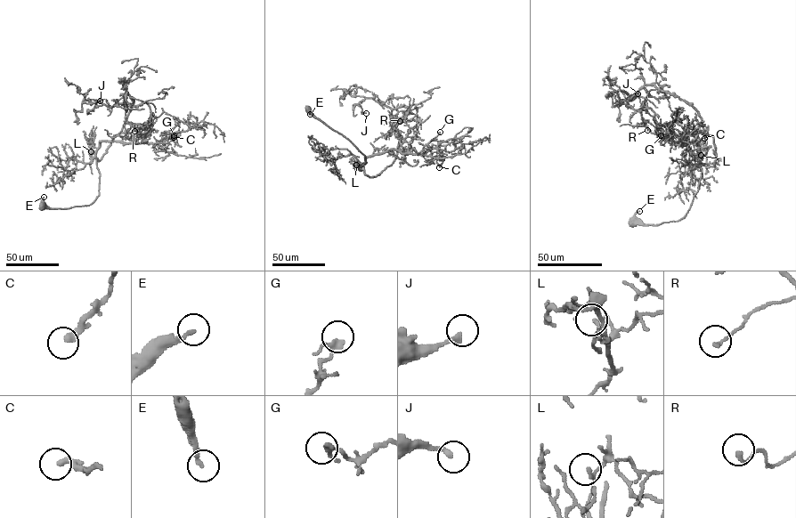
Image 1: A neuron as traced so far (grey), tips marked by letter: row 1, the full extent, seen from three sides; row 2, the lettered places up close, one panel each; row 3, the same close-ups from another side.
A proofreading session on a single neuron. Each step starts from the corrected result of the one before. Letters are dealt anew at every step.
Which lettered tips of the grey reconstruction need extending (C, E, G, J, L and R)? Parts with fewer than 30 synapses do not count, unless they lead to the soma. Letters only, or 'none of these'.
none of these

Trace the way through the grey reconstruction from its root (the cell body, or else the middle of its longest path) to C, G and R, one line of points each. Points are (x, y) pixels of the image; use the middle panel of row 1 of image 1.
C: (307, 109), (364, 156), (362, 165), (367, 157), (392, 149), (423, 154), (435, 149), (442, 160), (439, 167)
G: (307, 109), (364, 156), (362, 165), (367, 157), (392, 149), (422, 154), (423, 147), (440, 132)
R: (307, 109), (364, 156), (362, 165), (369, 157), (402, 150), (400, 140), (406, 137), (410, 128), (400, 121)

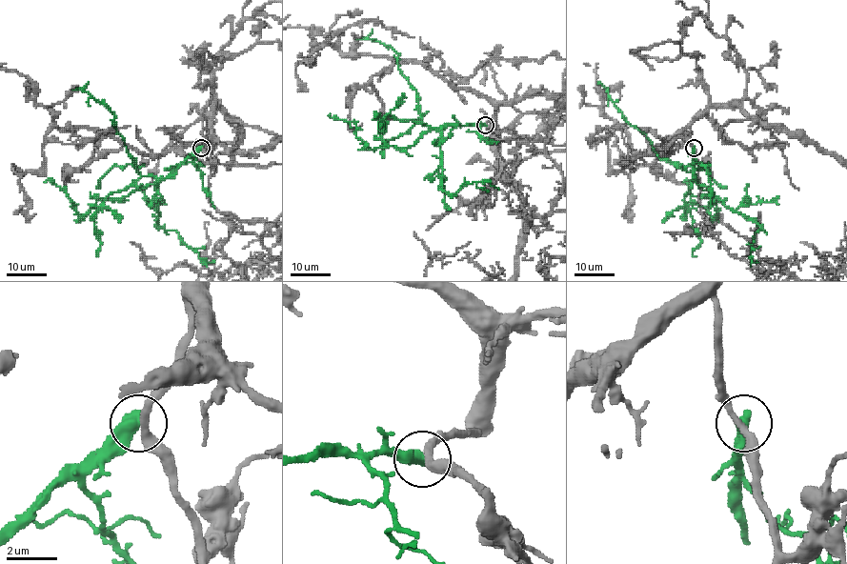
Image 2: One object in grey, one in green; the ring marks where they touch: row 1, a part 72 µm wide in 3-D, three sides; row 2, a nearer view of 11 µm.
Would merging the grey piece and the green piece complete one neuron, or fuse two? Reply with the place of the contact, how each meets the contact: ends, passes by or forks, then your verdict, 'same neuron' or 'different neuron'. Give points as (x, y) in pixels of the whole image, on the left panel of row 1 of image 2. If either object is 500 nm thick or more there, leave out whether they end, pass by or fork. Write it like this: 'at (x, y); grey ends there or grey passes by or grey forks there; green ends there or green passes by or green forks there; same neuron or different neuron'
at (201, 148); different neuron

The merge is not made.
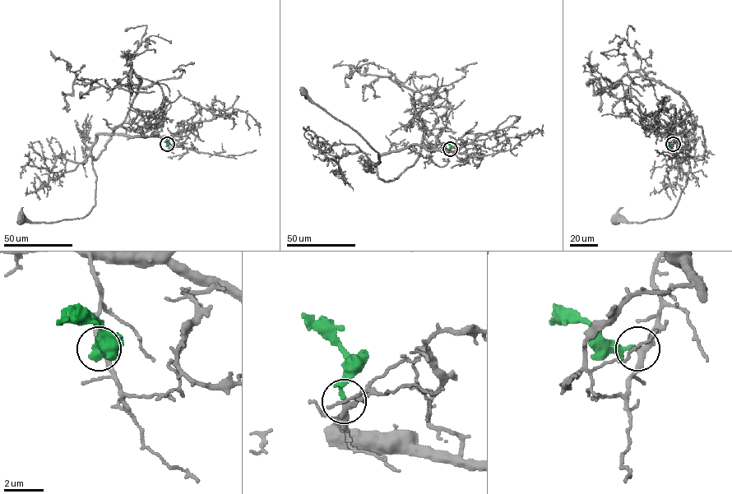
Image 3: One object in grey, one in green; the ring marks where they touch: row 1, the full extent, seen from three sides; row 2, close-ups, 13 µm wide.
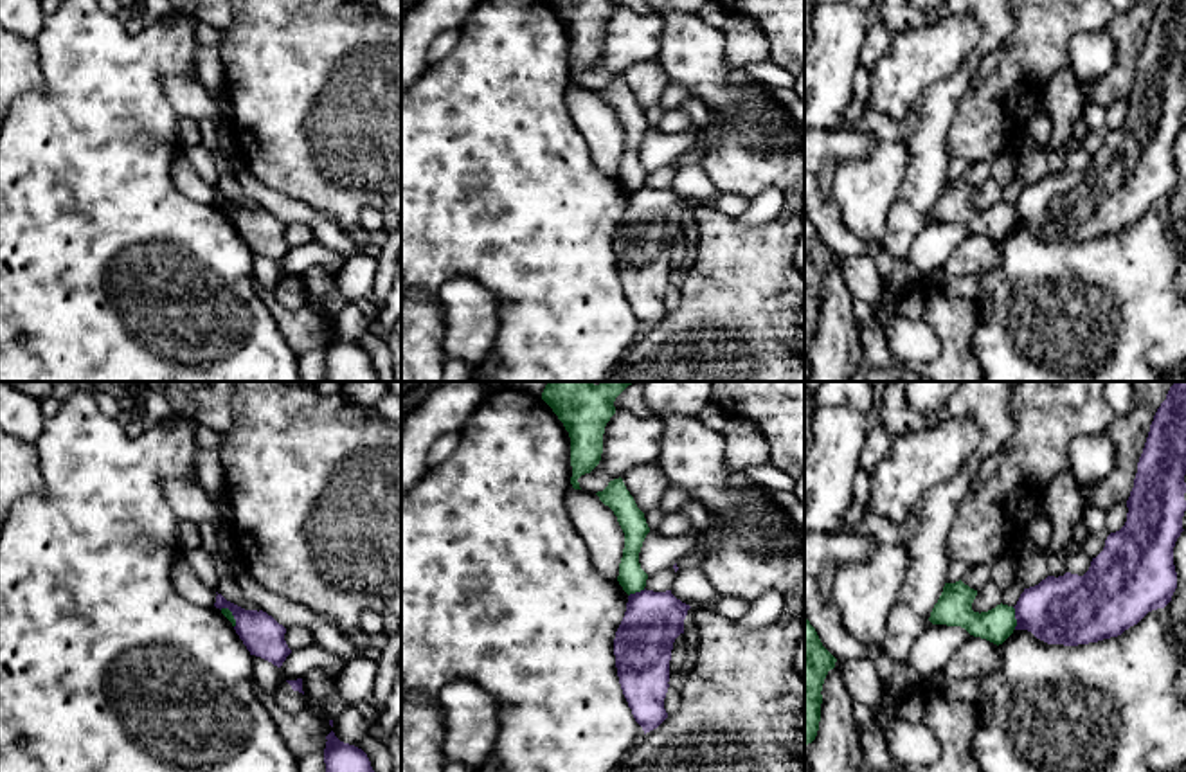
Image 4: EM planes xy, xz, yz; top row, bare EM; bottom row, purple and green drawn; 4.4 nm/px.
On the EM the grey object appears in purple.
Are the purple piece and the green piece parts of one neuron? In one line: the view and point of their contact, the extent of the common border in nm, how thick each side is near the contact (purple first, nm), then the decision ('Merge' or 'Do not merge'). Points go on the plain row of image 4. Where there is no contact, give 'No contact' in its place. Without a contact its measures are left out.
Touches purple at yz (1015, 215). Shared border 110 nm. Thickness 320 nm (purple) against 150 nm. Do not merge

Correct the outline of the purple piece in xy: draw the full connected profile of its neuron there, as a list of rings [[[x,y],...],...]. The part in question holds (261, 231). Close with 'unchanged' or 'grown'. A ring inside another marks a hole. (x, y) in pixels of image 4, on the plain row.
[[[221,191],[216,193],[216,205],[229,205],[236,216],[236,230],[250,248],[250,252],[261,254],[274,263],[281,265],[286,254],[292,250],[284,238],[286,225],[279,221],[272,212],[263,207],[245,207]]]; unchanged

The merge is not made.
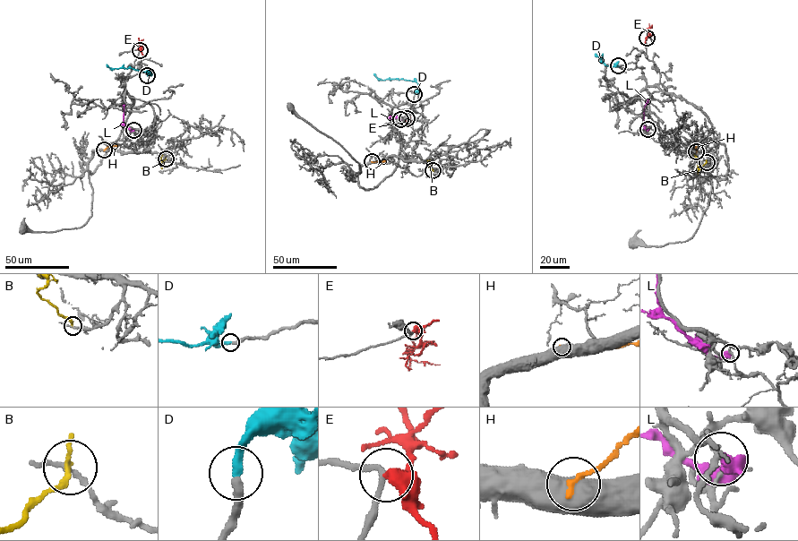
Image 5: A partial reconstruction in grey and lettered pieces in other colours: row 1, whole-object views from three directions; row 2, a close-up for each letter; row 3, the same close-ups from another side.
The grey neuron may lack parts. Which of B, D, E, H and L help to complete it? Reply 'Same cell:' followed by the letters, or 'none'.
Same cell: D

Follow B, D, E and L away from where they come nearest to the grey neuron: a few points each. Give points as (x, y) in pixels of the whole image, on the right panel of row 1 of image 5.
B: (707, 162), (699, 169), (699, 161), (694, 154)
D: (618, 66), (606, 65), (595, 54)
E: (647, 37), (652, 25)
L: (647, 129), (643, 117), (648, 99)

